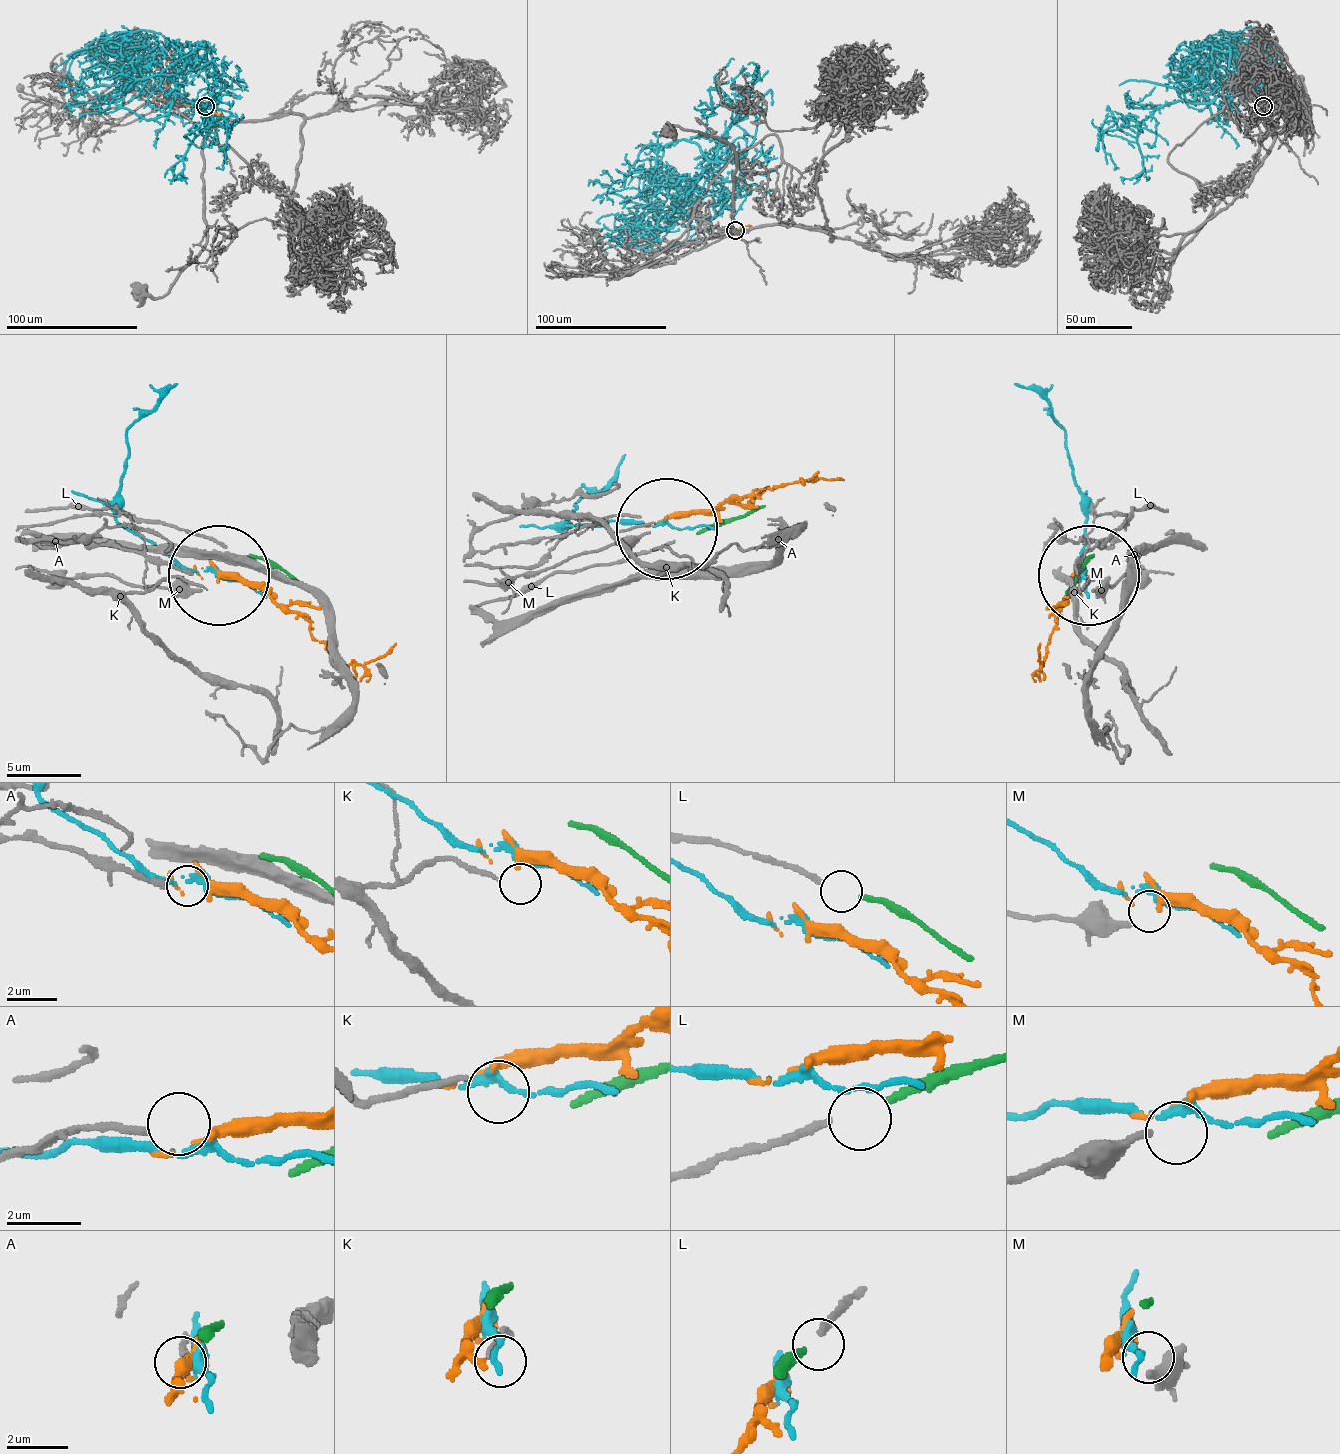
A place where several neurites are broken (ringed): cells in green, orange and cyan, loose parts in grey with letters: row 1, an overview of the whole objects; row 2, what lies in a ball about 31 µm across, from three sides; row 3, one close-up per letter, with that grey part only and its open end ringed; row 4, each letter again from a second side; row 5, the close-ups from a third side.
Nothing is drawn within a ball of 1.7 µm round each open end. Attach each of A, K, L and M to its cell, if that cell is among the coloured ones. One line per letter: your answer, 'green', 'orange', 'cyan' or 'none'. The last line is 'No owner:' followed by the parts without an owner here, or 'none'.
A: orange
K: none
L: green
M: none
No owner: K, M

